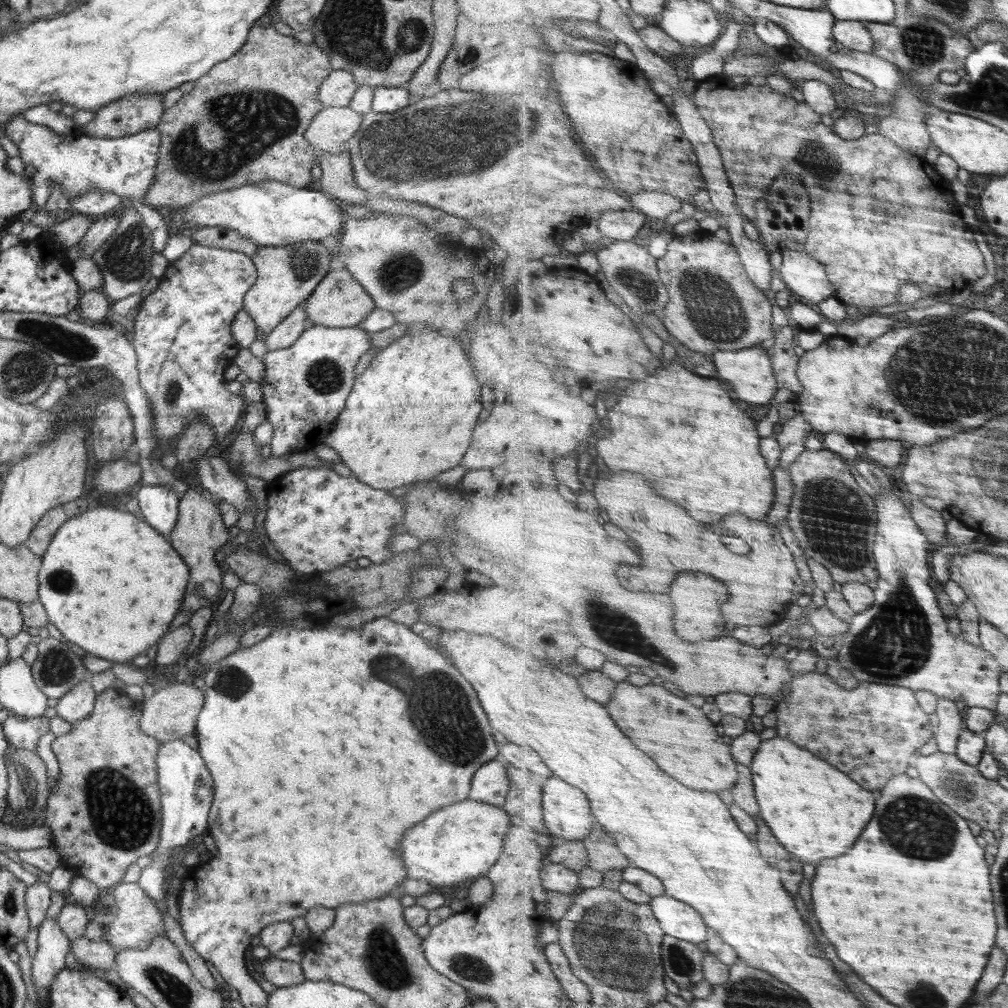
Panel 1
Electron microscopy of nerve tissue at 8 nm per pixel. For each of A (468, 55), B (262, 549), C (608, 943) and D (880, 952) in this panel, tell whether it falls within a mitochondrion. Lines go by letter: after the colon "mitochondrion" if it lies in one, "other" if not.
A: mitochondrion
B: other
C: mitochondrion
D: other

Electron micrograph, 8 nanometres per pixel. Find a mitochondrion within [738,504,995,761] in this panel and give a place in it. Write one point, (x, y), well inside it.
(896, 642)

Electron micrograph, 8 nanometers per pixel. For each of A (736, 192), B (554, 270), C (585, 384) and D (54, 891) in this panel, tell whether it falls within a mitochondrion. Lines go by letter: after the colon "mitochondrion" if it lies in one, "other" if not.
A: other
B: other
C: other
D: other

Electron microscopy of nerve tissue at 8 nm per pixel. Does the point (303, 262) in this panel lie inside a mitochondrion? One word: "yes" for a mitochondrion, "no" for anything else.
yes

